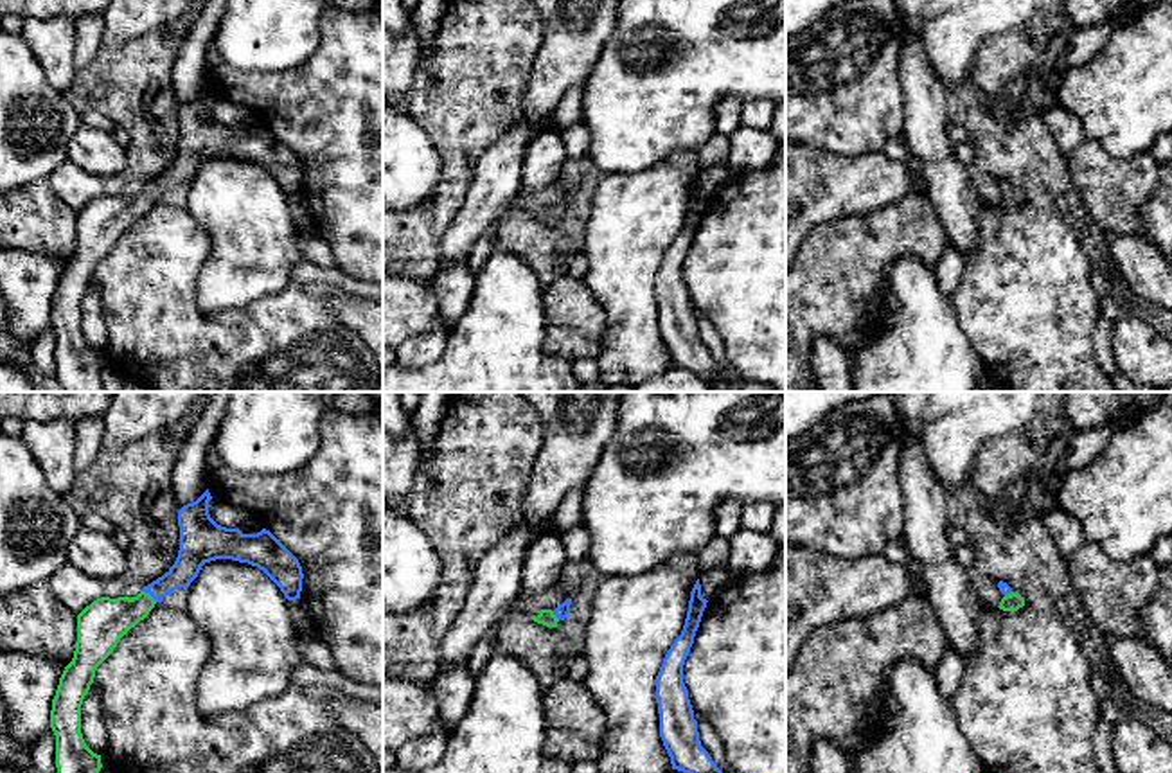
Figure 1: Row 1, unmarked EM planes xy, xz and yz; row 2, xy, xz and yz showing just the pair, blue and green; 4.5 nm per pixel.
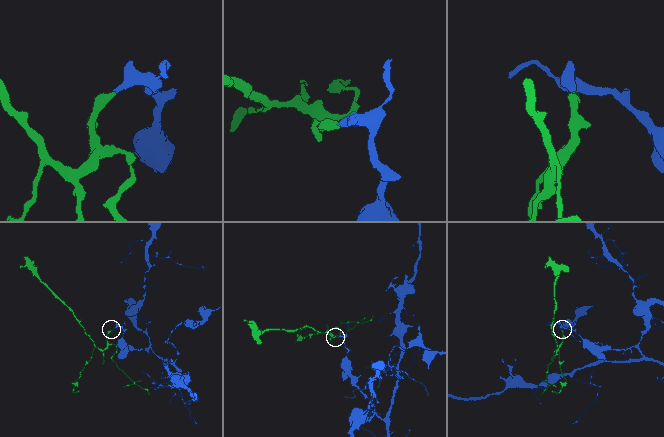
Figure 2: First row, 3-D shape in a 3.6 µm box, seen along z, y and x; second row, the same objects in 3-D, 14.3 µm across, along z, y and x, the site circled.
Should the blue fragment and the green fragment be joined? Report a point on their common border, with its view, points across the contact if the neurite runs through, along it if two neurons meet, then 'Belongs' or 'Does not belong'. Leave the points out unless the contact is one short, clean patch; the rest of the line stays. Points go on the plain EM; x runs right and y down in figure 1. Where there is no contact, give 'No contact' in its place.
Touches blue at xy (150, 191). Path across: xy (191, 153), (162, 184), (150, 191), (133, 207), (103, 220). Belongs

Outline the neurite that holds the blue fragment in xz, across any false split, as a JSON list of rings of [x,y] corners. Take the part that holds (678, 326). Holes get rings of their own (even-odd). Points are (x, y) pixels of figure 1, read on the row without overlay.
[[[696,178],[681,232],[667,248],[656,275],[656,298],[660,311],[660,334],[670,354],[672,367],[690,370],[708,383],[710,392],[773,392],[766,385],[723,372],[708,349],[701,343],[697,318],[683,280],[683,262],[694,241],[706,196]]]

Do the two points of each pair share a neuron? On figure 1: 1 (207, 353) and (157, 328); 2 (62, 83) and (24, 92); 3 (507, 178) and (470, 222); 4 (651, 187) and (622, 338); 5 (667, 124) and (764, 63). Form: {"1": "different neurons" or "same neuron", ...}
{"1": "same neuron", "2": "different neurons", "3": "same neuron", "4": "same neuron", "5": "same neuron"}

